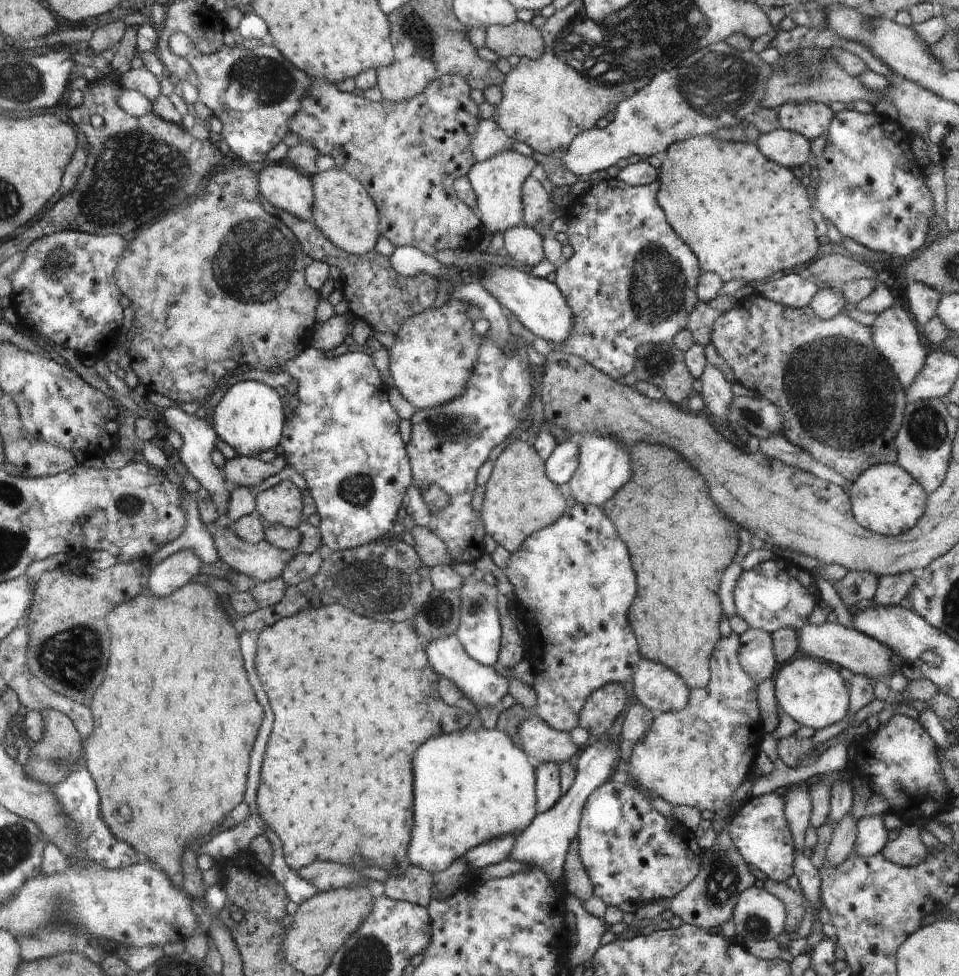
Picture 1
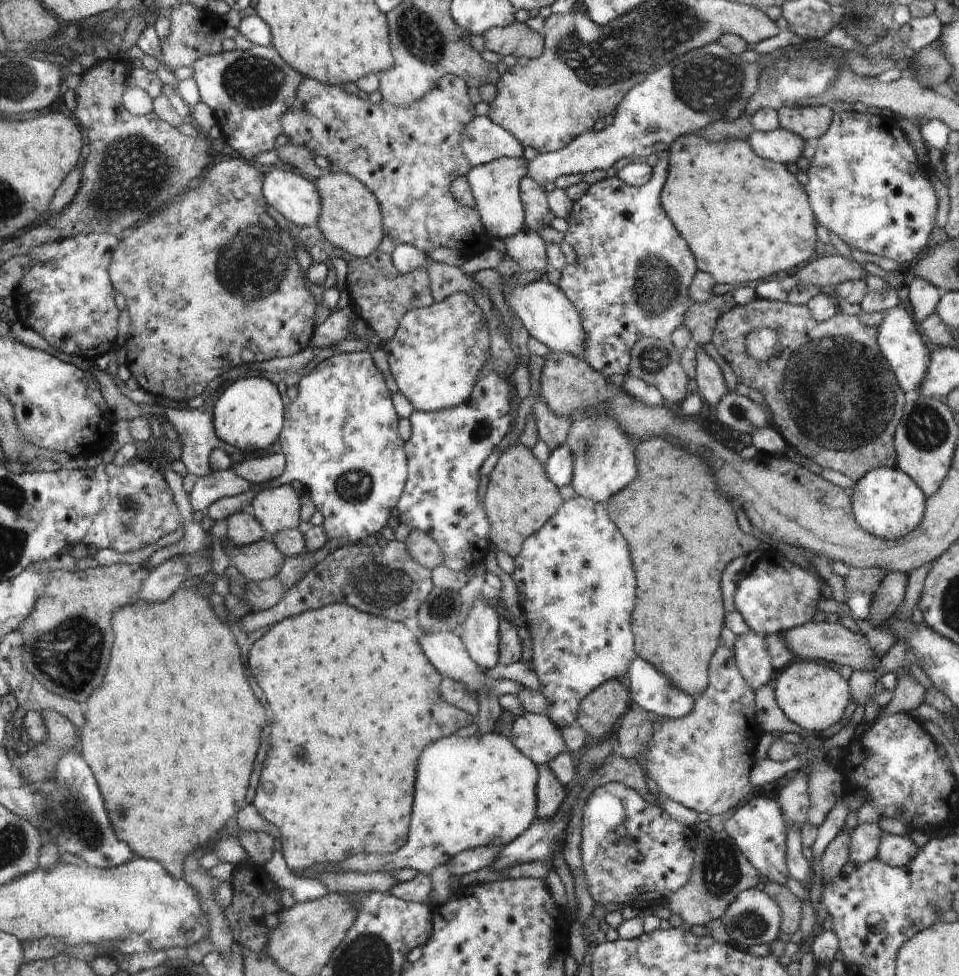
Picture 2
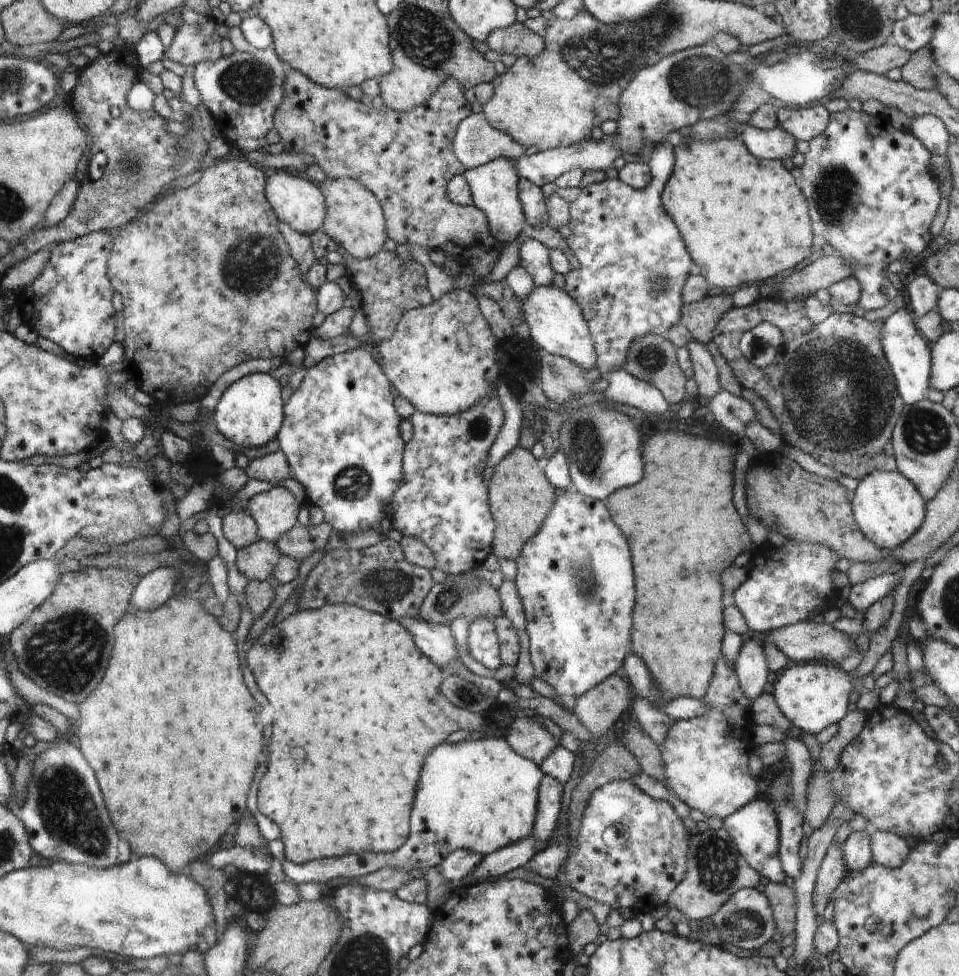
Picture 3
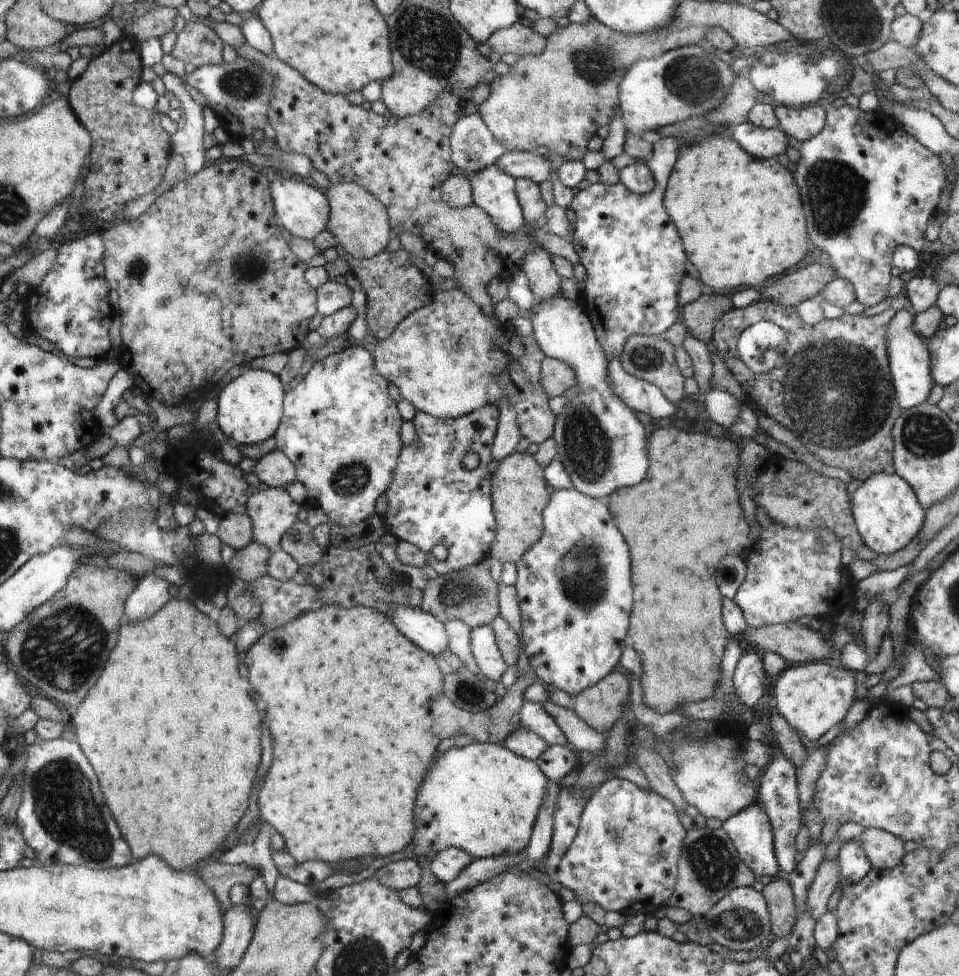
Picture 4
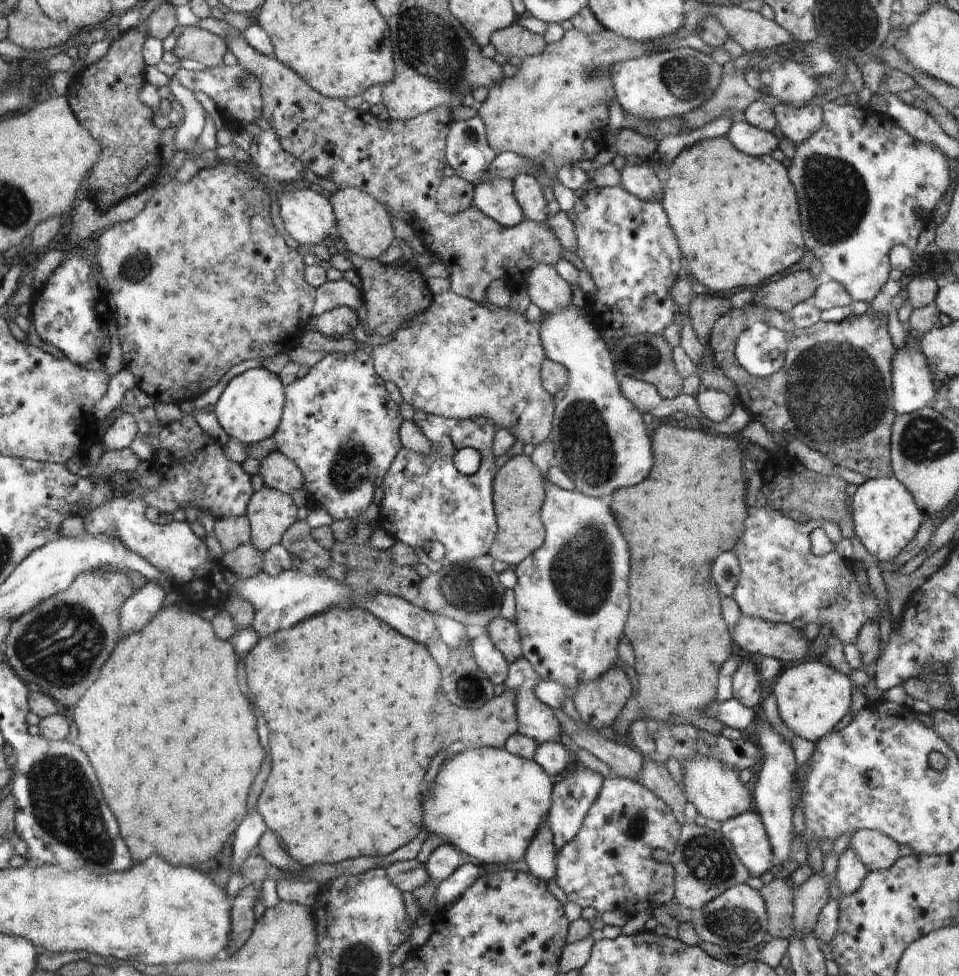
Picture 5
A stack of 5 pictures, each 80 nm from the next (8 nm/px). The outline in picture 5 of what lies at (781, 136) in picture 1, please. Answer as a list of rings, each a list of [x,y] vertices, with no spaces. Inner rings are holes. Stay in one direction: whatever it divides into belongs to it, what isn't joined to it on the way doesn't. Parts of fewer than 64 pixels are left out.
[[[735,120],[726,138],[739,152],[754,157],[770,155],[779,148],[772,131],[755,128],[745,120]]]

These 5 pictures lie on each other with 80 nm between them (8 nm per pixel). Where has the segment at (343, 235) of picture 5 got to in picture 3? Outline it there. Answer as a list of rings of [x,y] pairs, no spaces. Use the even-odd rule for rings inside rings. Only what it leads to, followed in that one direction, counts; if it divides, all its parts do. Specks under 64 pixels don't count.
[[[352,178],[327,179],[320,185],[325,194],[326,210],[325,225],[322,230],[340,244],[347,254],[363,260],[374,257],[386,242],[385,210],[380,200],[361,183]]]

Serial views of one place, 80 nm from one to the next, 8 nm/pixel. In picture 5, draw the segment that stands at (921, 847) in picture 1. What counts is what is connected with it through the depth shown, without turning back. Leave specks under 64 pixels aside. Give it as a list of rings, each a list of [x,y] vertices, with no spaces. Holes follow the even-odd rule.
[[[870,829],[858,830],[851,838],[848,848],[852,848],[866,866],[868,872],[887,870],[898,860],[899,846],[886,834]]]

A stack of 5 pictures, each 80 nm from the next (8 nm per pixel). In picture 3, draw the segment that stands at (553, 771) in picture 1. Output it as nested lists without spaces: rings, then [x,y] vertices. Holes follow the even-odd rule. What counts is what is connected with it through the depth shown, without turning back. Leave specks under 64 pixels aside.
[[[544,775],[540,782],[540,798],[538,798],[538,812],[533,824],[532,836],[536,838],[539,845],[544,846],[549,843],[556,823],[558,814],[562,808],[560,800],[563,794],[563,784],[552,778],[552,776]]]

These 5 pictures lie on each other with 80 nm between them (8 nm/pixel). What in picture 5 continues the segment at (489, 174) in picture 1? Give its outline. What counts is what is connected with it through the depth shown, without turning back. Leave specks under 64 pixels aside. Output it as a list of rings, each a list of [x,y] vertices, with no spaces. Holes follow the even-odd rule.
[[[501,177],[482,179],[474,186],[473,207],[488,215],[496,223],[500,223],[502,227],[514,227],[524,221],[510,179]]]

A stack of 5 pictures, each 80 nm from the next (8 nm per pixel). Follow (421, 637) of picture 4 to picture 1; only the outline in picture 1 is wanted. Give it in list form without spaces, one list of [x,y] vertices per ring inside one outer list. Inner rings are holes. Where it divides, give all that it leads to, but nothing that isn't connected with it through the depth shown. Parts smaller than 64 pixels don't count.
[[[455,635],[442,636],[442,638],[436,638],[424,645],[430,666],[433,666],[434,670],[443,678],[456,682],[460,686],[460,690],[474,702],[478,710],[483,706],[500,708],[502,698],[509,694],[510,684],[506,677],[498,674],[496,667],[484,666],[473,660],[470,655],[466,654],[461,640]]]

